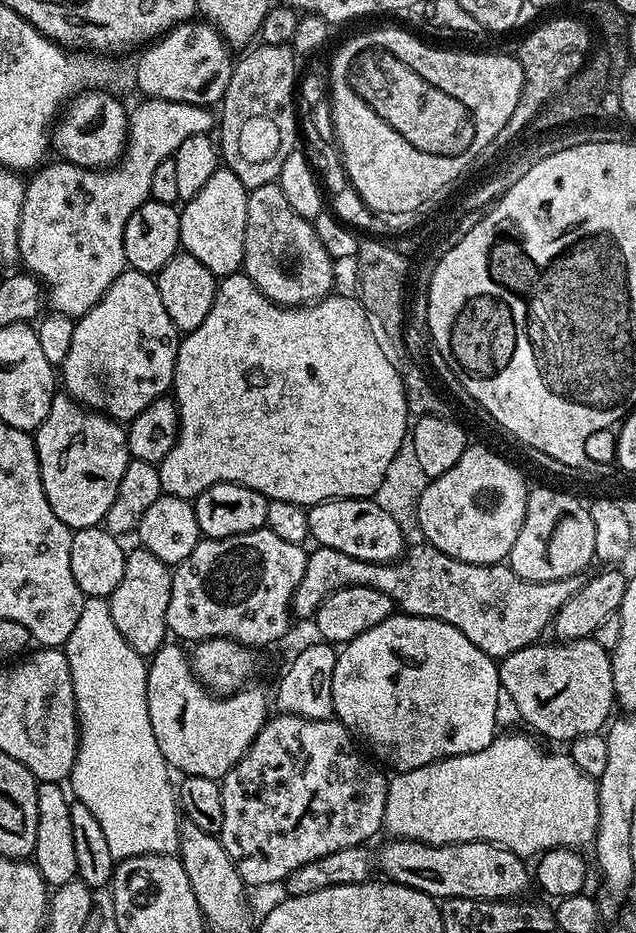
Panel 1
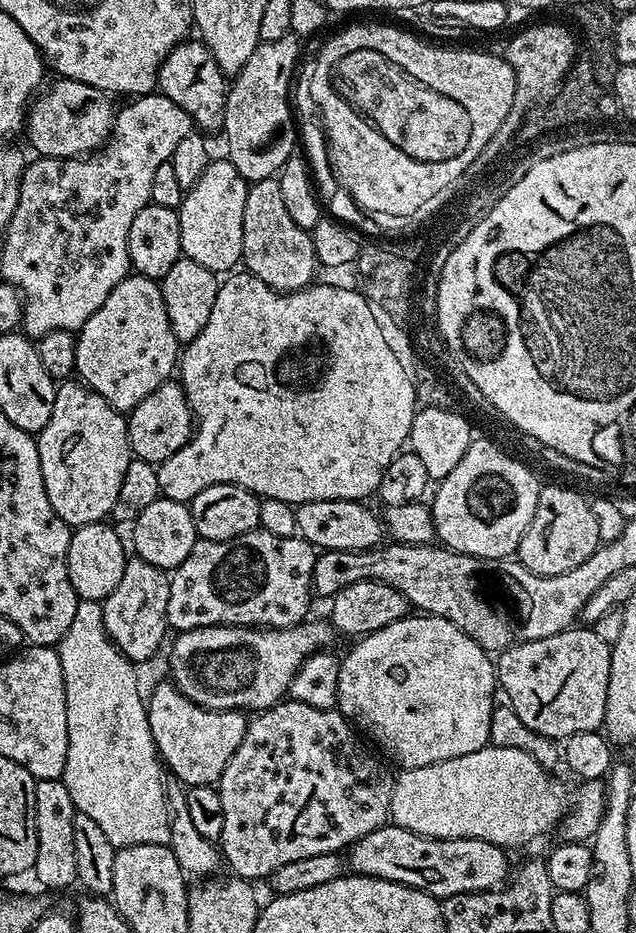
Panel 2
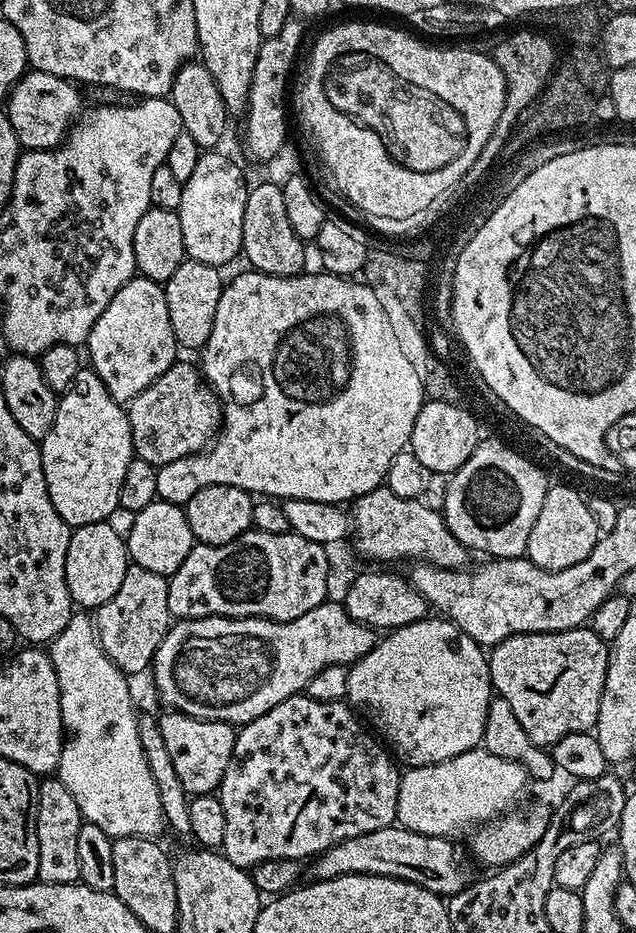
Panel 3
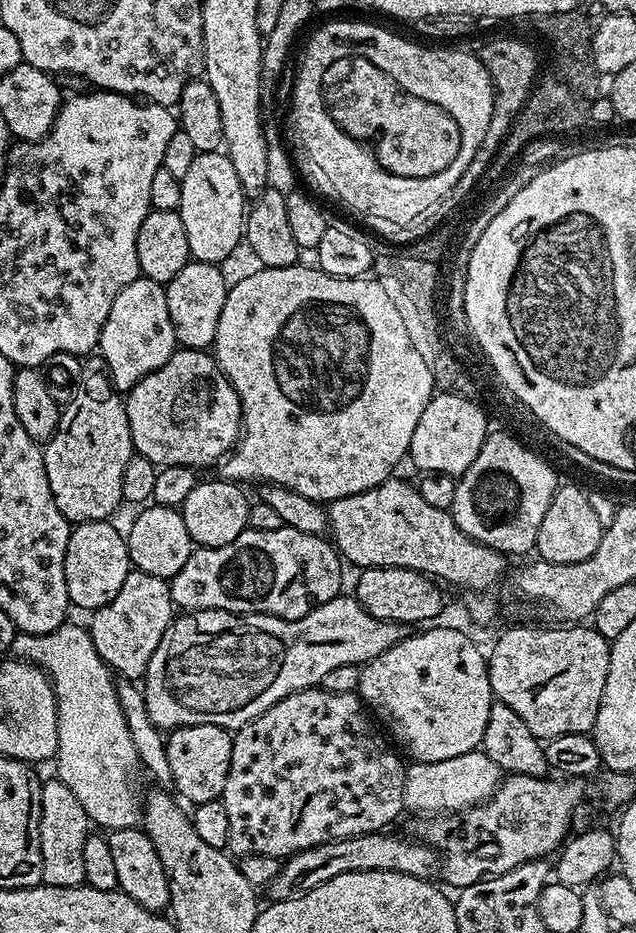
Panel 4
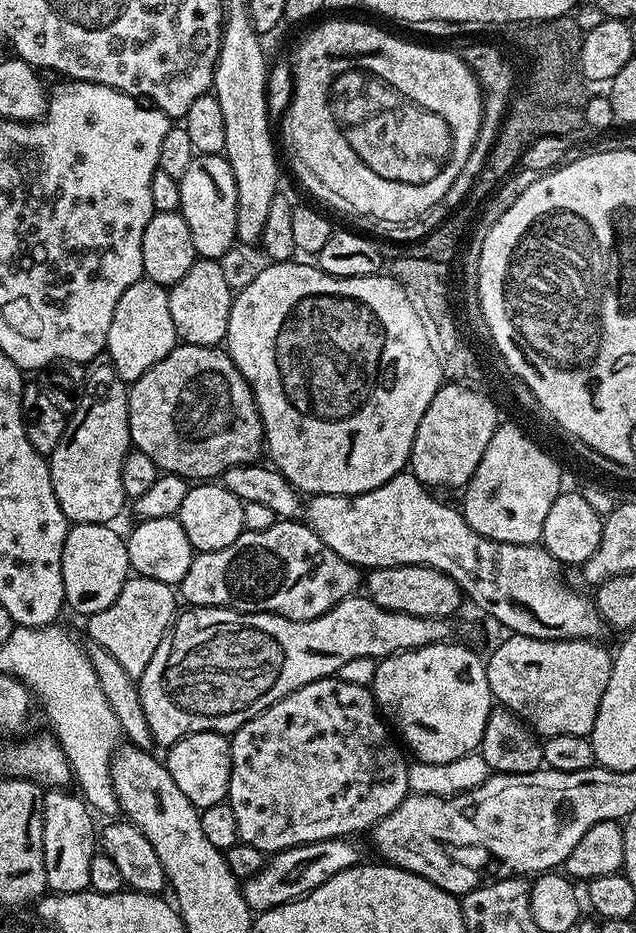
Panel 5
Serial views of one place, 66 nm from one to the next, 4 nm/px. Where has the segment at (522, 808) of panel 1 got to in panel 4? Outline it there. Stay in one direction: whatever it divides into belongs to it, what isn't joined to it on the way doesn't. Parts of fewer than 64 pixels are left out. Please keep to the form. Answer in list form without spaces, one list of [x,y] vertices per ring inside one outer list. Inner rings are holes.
[[[473,750],[442,762],[412,762],[404,773],[404,807],[410,813],[447,814],[483,804],[500,785],[502,771],[483,750]]]

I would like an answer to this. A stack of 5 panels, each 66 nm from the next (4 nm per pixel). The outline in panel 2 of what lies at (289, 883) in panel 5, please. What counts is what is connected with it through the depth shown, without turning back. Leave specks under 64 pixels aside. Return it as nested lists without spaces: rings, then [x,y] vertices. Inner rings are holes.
[[[389,822],[378,830],[370,830],[370,834],[361,840],[355,840],[347,849],[346,864],[353,873],[361,876],[398,882],[437,898],[447,898],[454,894],[488,892],[491,888],[501,887],[510,876],[508,856],[505,849],[485,840],[439,840],[414,834]]]

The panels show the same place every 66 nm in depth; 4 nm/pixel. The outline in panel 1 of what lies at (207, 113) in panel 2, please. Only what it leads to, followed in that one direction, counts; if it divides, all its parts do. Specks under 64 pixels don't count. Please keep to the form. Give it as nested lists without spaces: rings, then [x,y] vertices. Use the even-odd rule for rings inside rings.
[[[189,22],[171,28],[163,36],[139,49],[136,80],[148,87],[147,95],[158,100],[173,100],[205,106],[219,105],[226,94],[234,60],[228,57],[229,45],[207,22]]]

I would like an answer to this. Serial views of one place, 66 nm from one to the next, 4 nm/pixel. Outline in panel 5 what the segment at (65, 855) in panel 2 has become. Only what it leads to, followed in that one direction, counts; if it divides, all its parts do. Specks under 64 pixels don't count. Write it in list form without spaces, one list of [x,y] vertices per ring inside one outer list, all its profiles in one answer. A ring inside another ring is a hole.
[[[48,790],[44,792],[44,801],[42,802],[42,846],[44,847],[44,861],[46,862],[46,882],[48,883],[48,892],[52,894],[74,894],[75,892],[89,891],[90,882],[90,858],[95,856],[98,851],[98,824],[95,824],[94,813],[83,799],[72,790]]]

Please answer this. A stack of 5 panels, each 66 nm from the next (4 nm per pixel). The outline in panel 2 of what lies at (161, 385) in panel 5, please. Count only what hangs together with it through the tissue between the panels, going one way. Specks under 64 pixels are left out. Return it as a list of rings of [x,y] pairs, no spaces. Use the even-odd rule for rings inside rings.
[[[169,382],[158,386],[154,394],[146,394],[138,406],[127,413],[128,447],[137,460],[144,460],[148,464],[159,465],[170,454],[182,450],[194,431],[194,417],[188,399],[184,396],[184,387],[179,382]]]

